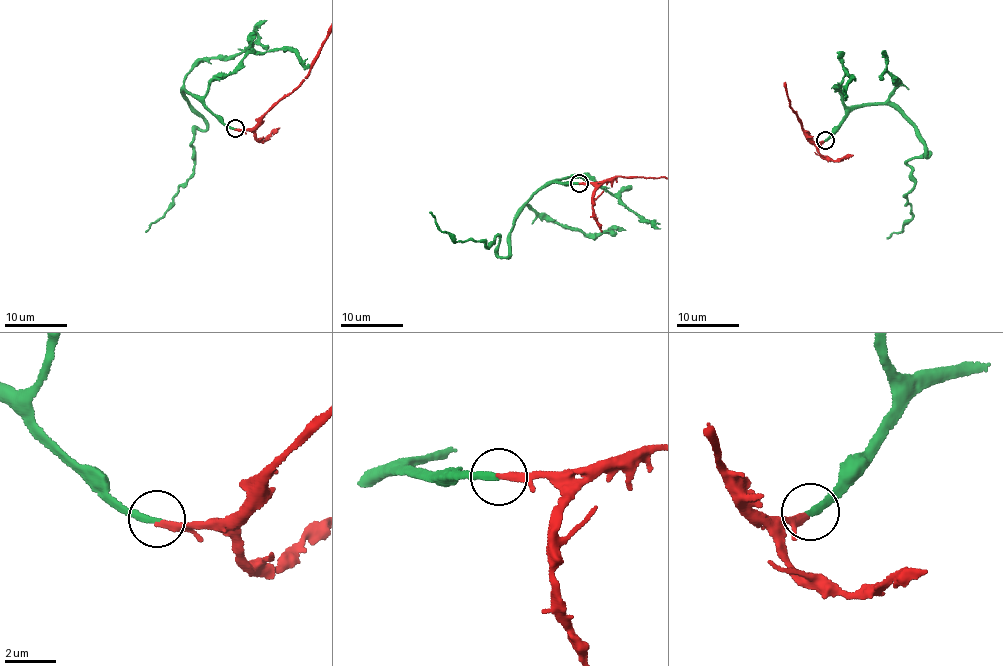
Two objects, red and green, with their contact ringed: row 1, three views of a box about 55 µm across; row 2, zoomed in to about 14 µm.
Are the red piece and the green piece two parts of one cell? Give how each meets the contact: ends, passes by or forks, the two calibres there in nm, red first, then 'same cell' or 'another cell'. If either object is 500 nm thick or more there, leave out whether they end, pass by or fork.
red ends there; green ends there; 280 nm thick on the red side, 280 nm on the other; same cell

